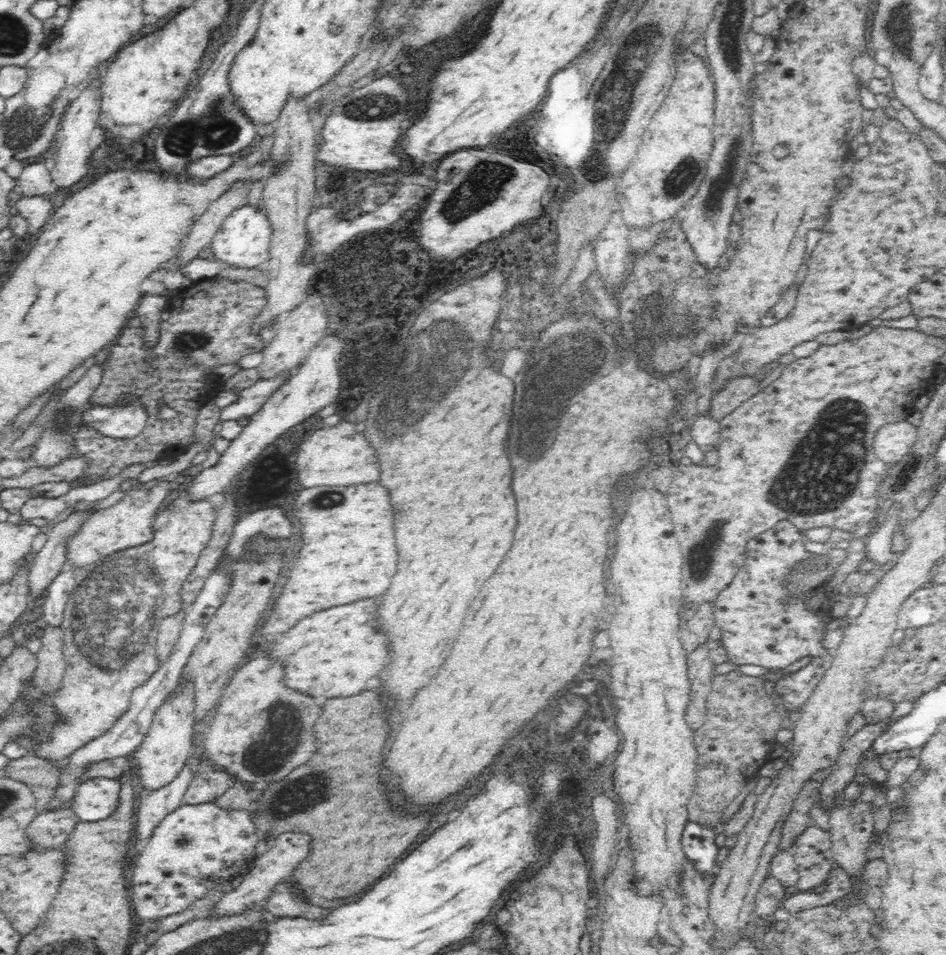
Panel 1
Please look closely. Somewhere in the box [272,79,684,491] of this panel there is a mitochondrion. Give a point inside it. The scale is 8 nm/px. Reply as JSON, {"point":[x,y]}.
{"point":[573,357]}

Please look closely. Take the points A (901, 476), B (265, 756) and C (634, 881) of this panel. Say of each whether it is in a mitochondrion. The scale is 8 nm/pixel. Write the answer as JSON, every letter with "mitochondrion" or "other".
{"A":"mitochondrion","B":"mitochondrion","C":"other"}

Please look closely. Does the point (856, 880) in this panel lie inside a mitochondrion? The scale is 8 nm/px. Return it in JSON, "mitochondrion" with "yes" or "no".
{"mitochondrion":"no"}

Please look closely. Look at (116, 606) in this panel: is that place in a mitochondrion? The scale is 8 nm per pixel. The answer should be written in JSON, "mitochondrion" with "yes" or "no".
{"mitochondrion":"yes"}

